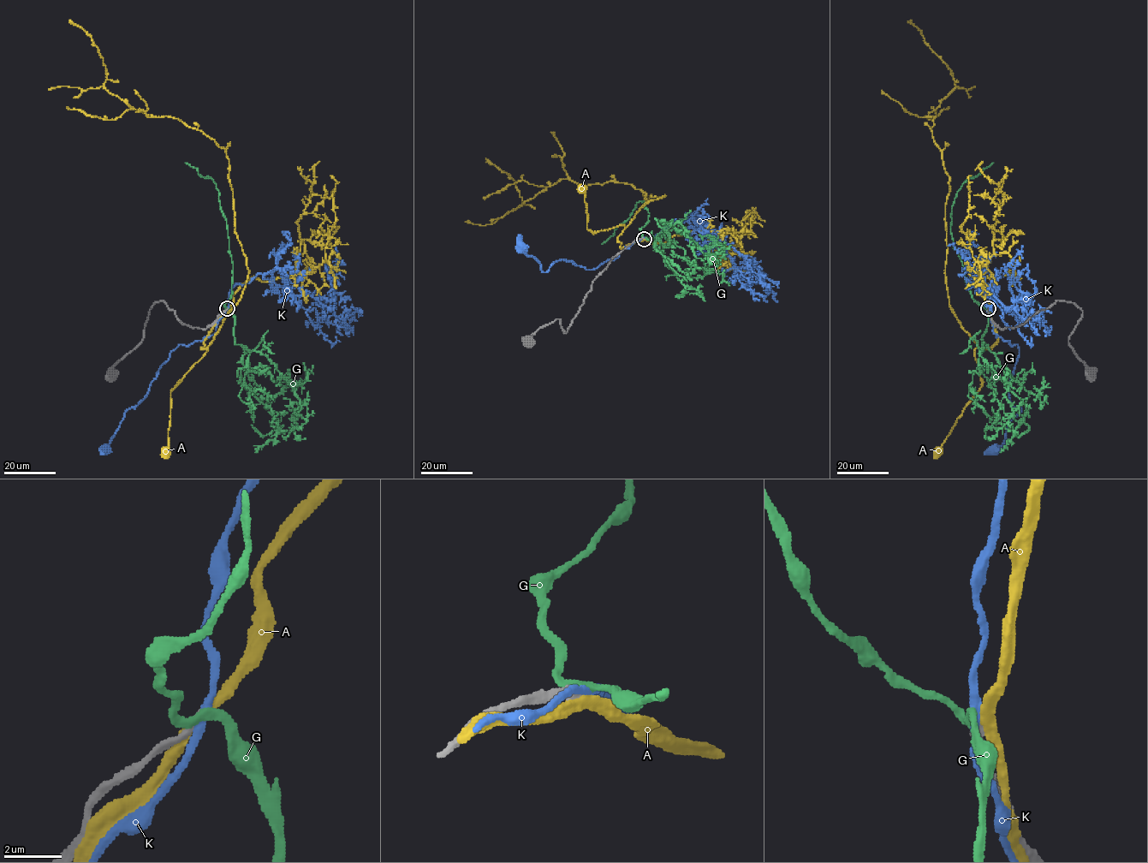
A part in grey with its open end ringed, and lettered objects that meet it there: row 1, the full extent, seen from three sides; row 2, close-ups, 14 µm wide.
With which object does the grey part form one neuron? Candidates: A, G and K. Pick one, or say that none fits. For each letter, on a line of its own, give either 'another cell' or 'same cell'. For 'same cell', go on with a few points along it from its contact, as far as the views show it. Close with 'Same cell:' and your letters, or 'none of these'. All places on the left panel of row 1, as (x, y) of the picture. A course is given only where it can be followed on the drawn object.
A: another cell
G: another cell
K: another cell
Same cell: none of these

